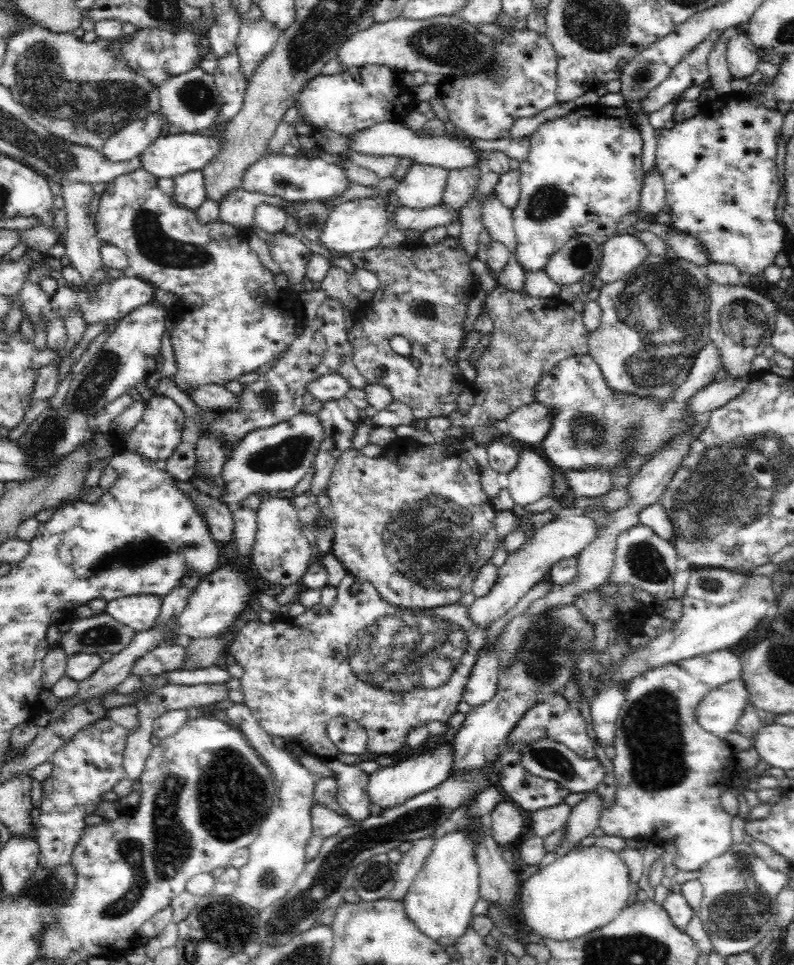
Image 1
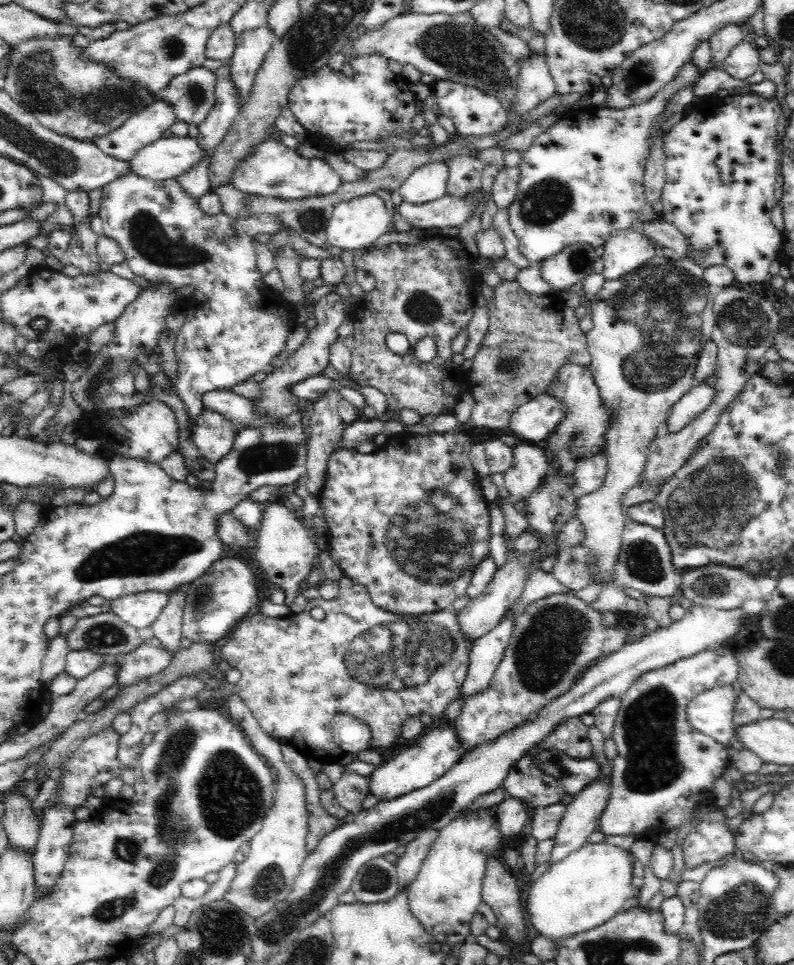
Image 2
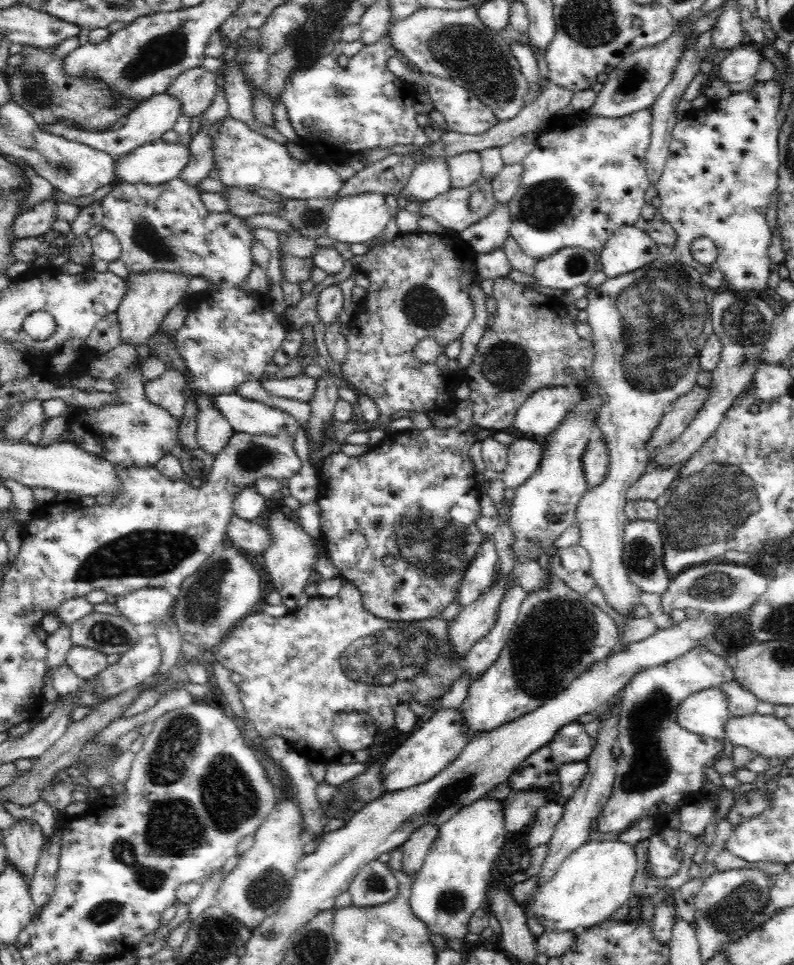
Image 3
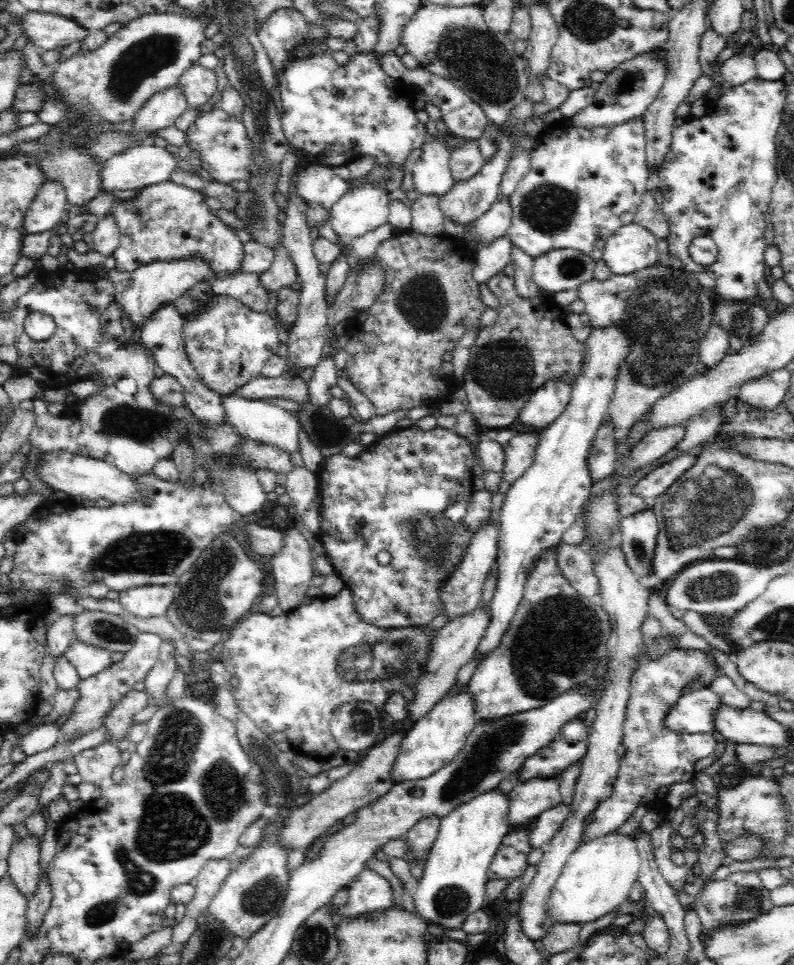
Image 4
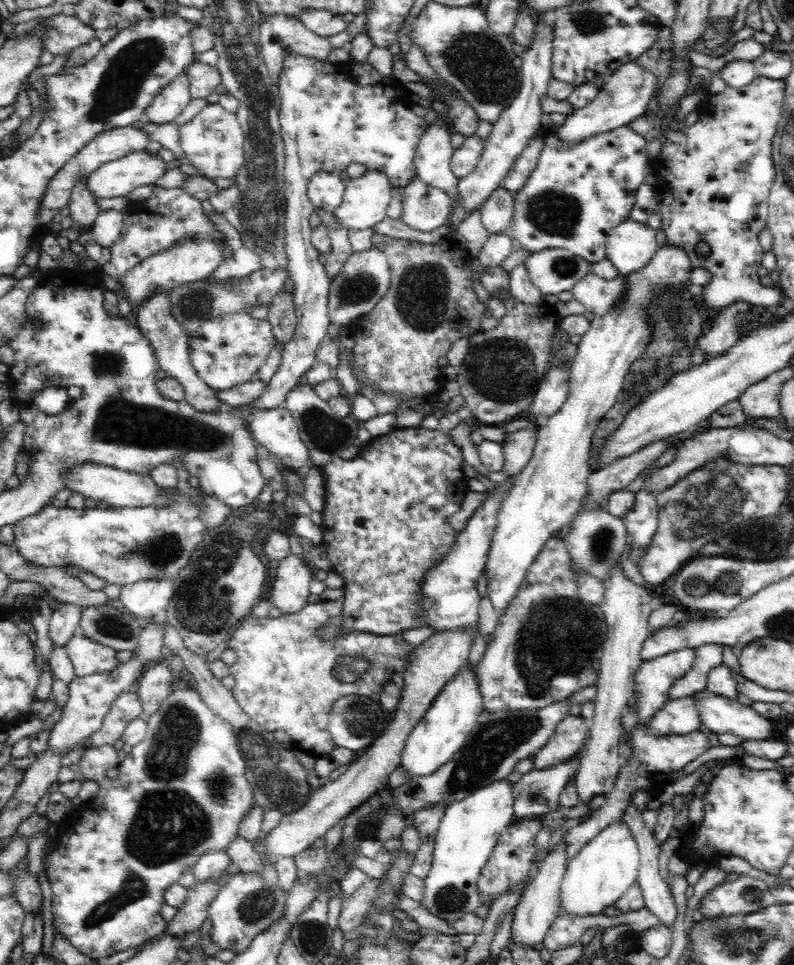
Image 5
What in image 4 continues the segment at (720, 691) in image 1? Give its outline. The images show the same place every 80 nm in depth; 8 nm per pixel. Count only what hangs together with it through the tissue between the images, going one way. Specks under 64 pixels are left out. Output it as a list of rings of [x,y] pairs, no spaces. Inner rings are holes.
[[[709,688],[680,695],[672,704],[663,724],[667,730],[680,734],[709,734],[714,731],[713,717],[721,700]]]

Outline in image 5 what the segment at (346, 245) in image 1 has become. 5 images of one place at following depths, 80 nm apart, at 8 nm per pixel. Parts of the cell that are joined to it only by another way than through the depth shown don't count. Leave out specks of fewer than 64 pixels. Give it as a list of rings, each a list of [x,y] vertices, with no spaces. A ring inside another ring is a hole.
[[[367,169],[359,178],[345,180],[343,201],[333,212],[349,230],[364,230],[387,216],[395,189],[384,172]]]

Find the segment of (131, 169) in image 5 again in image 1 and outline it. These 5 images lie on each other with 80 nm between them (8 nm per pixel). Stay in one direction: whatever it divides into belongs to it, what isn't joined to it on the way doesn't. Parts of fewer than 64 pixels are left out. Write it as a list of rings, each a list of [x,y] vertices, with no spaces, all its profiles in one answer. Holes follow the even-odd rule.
[[[194,133],[160,136],[154,140],[139,156],[141,169],[160,179],[174,179],[186,172],[202,169],[210,163],[220,151],[221,140]]]

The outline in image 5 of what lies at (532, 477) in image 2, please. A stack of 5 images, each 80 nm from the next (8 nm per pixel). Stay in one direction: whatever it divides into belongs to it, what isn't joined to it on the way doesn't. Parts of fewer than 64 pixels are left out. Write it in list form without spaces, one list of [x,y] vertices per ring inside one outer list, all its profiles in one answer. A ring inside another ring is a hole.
[[[536,428],[520,429],[506,434],[501,442],[505,456],[503,472],[506,476],[517,475],[528,464],[536,441]]]

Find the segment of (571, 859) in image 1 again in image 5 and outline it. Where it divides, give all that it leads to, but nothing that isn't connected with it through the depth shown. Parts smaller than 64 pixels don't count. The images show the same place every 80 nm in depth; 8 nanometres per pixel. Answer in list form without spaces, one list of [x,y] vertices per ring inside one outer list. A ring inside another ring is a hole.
[[[620,818],[606,827],[584,845],[568,864],[561,882],[561,910],[576,916],[601,914],[602,908],[612,906],[629,886],[637,882],[640,870],[639,848],[631,828]]]

